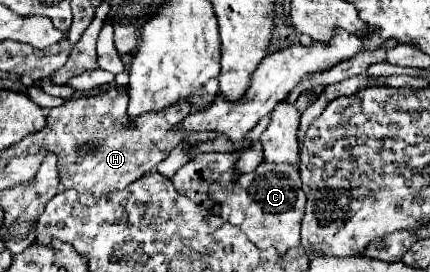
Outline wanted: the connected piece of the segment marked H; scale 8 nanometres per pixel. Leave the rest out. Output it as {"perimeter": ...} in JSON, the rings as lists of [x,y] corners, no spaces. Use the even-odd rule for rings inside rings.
{"perimeter":[[[118,89],[100,95],[68,97],[60,107],[48,111],[48,123],[44,127],[44,141],[40,151],[50,151],[58,155],[60,181],[66,189],[92,191],[96,197],[112,189],[124,189],[128,183],[140,179],[142,175],[156,169],[156,165],[168,157],[168,153],[184,139],[184,131],[174,129],[180,121],[190,115],[190,105],[170,105],[160,113],[146,113],[136,119],[136,125],[128,125],[128,93],[118,93]]]}

